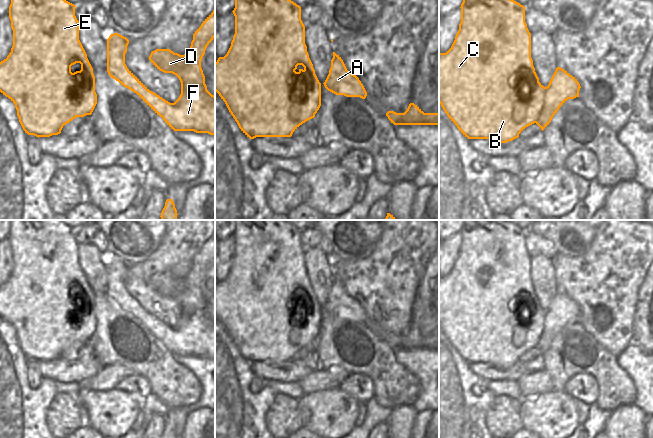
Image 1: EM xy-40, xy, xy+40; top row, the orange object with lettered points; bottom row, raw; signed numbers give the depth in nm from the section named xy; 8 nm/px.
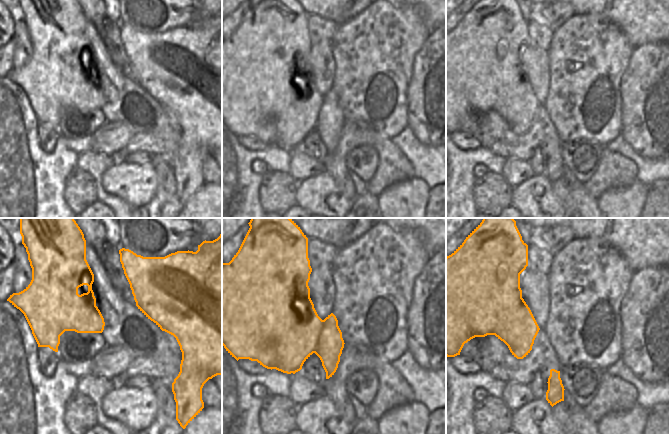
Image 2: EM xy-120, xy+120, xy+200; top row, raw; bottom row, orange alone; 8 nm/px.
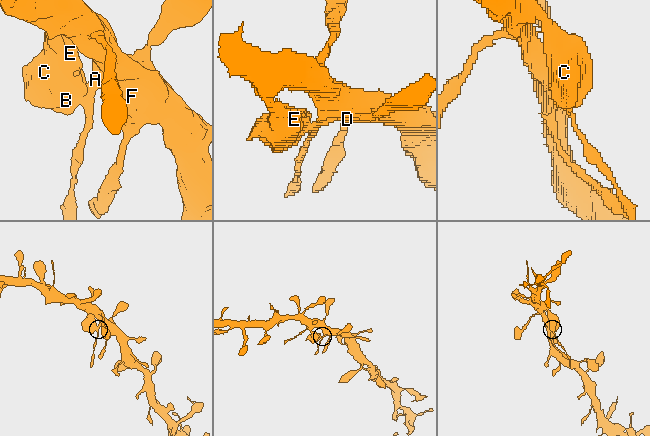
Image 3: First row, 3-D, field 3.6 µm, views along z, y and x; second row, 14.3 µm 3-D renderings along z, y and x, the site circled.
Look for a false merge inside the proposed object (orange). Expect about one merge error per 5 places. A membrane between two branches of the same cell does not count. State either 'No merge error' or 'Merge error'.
No merge error.

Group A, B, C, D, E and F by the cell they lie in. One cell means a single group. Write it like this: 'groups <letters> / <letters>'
groups A B C D E F

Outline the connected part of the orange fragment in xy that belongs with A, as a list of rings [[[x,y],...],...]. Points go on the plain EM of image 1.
[[[333,276],[329,298],[323,308],[328,315],[336,319],[362,323],[367,320],[359,302],[347,294],[343,284],[335,276]]]

